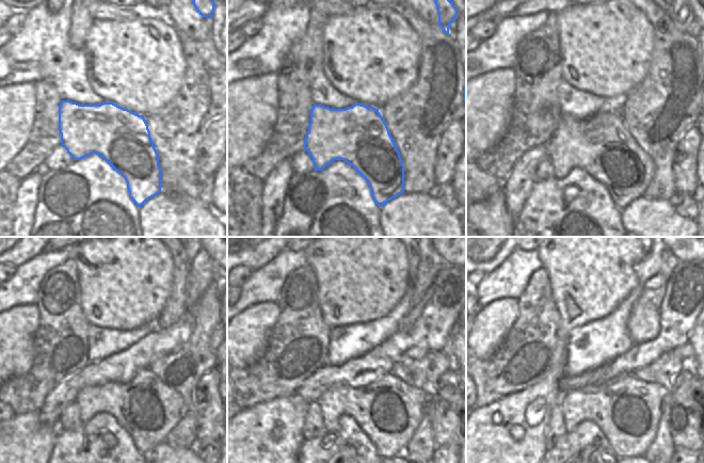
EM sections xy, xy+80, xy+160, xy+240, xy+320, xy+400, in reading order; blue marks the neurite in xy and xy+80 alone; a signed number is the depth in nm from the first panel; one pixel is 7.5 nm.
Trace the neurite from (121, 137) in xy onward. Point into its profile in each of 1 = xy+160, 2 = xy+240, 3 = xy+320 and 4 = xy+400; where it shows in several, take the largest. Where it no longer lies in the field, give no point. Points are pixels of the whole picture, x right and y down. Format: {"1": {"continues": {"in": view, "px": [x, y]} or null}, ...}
{"1": {"continues": {"in": "xy+160", "px": [601, 145]}}, "2": {"continues": {"in": "xy+240", "px": [146, 409]}}, "3": {"continues": {"in": "xy+320", "px": [388, 411]}}, "4": {"continues": {"in": "xy+400", "px": [627, 411]}}}

